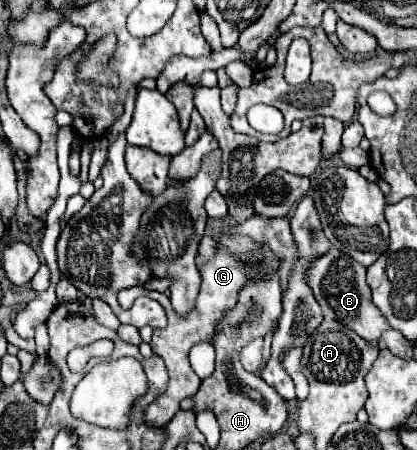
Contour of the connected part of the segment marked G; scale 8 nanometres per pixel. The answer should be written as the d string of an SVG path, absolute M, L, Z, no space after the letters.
M258 242L258 256L260 260L256 262L242 262L238 260L236 254L232 254L228 248L220 248L208 262L204 262L200 266L200 278L202 278L202 286L200 286L200 294L196 298L196 306L192 308L192 312L188 316L180 316L176 314L176 310L170 306L170 298L166 298L164 294L160 292L150 292L150 290L144 290L140 286L134 286L134 288L128 288L128 290L122 290L122 294L118 294L118 302L124 309L130 309L134 303L134 298L138 296L150 296L154 300L158 300L166 314L168 314L168 326L164 330L154 330L154 336L152 336L152 350L164 360L166 368L168 368L168 374L170 374L170 382L168 382L168 388L164 394L156 396L154 402L144 410L144 418L146 418L146 424L150 428L164 428L172 416L180 410L180 402L192 394L198 392L200 388L200 378L196 376L196 372L190 368L190 362L188 362L188 352L192 346L200 344L200 342L212 342L214 336L216 336L216 326L220 320L224 320L232 308L236 306L238 302L238 292L254 282L258 276L270 276L274 272L280 270L280 264L282 260L278 258L276 252L270 250L270 246L266 242Z

